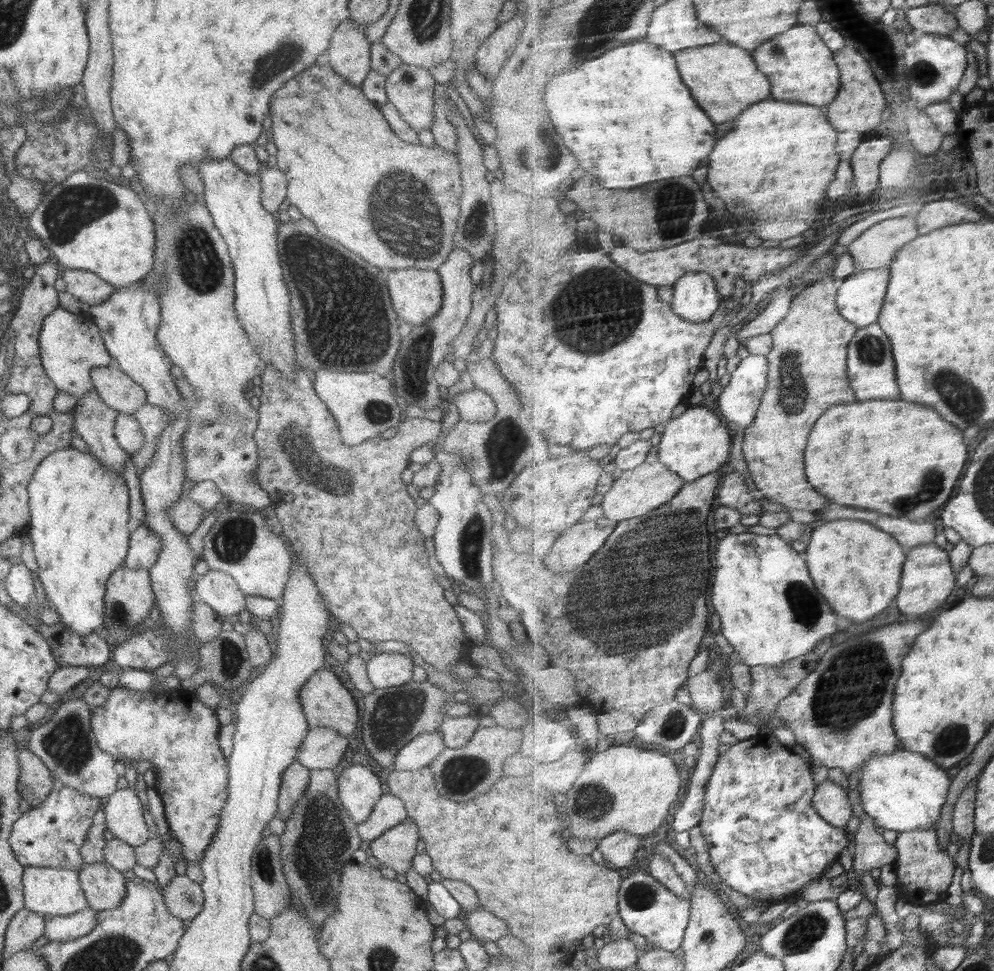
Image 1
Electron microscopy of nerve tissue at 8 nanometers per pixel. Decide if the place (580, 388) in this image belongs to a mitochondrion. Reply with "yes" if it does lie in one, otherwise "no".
no

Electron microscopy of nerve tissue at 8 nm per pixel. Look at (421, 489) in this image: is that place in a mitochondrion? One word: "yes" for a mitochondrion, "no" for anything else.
no

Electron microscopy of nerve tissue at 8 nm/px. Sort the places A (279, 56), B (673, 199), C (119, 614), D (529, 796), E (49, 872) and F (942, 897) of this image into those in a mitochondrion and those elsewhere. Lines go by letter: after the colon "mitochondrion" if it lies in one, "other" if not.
A: mitochondrion
B: mitochondrion
C: mitochondrion
D: other
E: other
F: other

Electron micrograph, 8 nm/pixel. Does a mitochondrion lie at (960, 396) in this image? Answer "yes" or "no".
yes

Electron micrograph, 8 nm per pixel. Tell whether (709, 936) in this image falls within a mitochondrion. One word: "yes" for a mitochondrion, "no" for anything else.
yes

